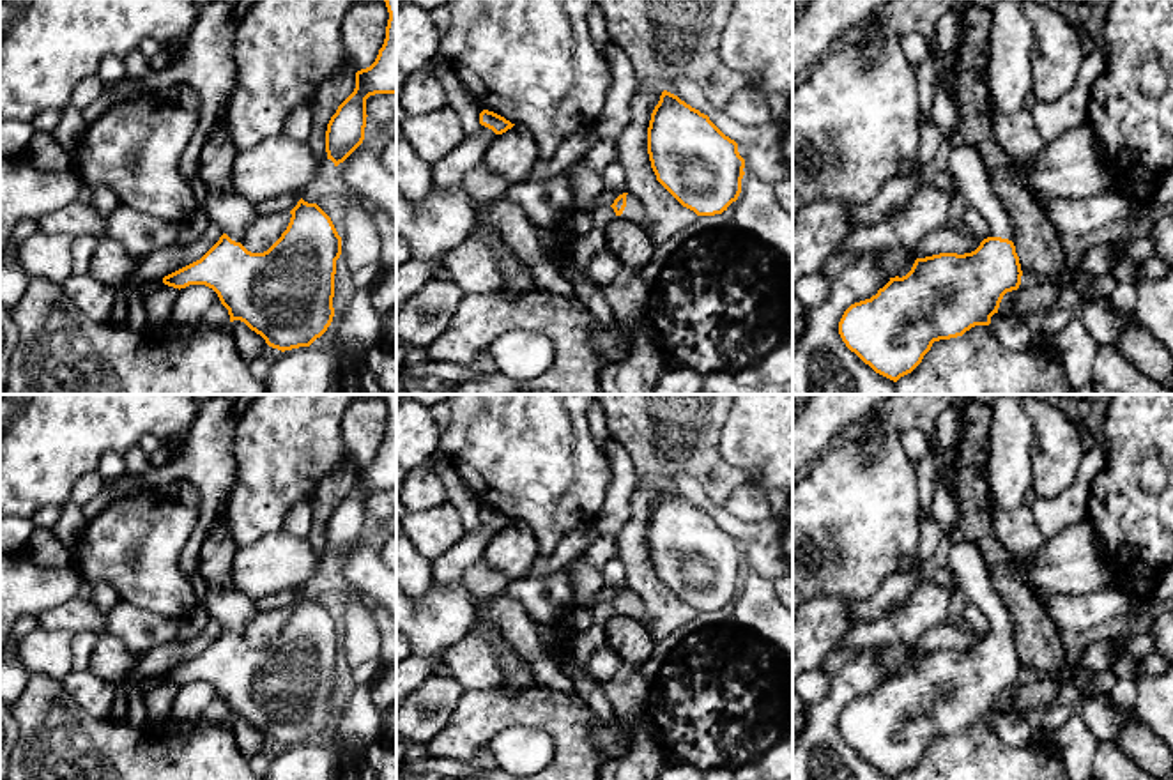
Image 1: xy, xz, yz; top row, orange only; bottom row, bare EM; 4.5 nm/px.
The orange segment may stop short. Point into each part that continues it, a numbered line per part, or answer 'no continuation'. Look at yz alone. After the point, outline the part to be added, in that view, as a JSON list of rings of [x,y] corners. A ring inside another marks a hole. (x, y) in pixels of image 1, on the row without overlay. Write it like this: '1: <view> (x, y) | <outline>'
1: yz (965, 561) | [[[973,541],[952,545],[948,570],[961,584],[966,598],[987,617],[989,633],[1014,637],[1012,616],[996,593],[982,554]]]

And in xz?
1: xz (634, 607) | [[[630,589],[626,591],[626,603],[625,603],[621,614],[642,623],[644,626],[649,621],[642,598]]]

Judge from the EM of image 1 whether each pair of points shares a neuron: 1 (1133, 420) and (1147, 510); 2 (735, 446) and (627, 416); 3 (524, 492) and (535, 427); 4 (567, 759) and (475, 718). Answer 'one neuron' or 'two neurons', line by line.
1: one neuron
2: two neurons
3: one neuron
4: one neuron

